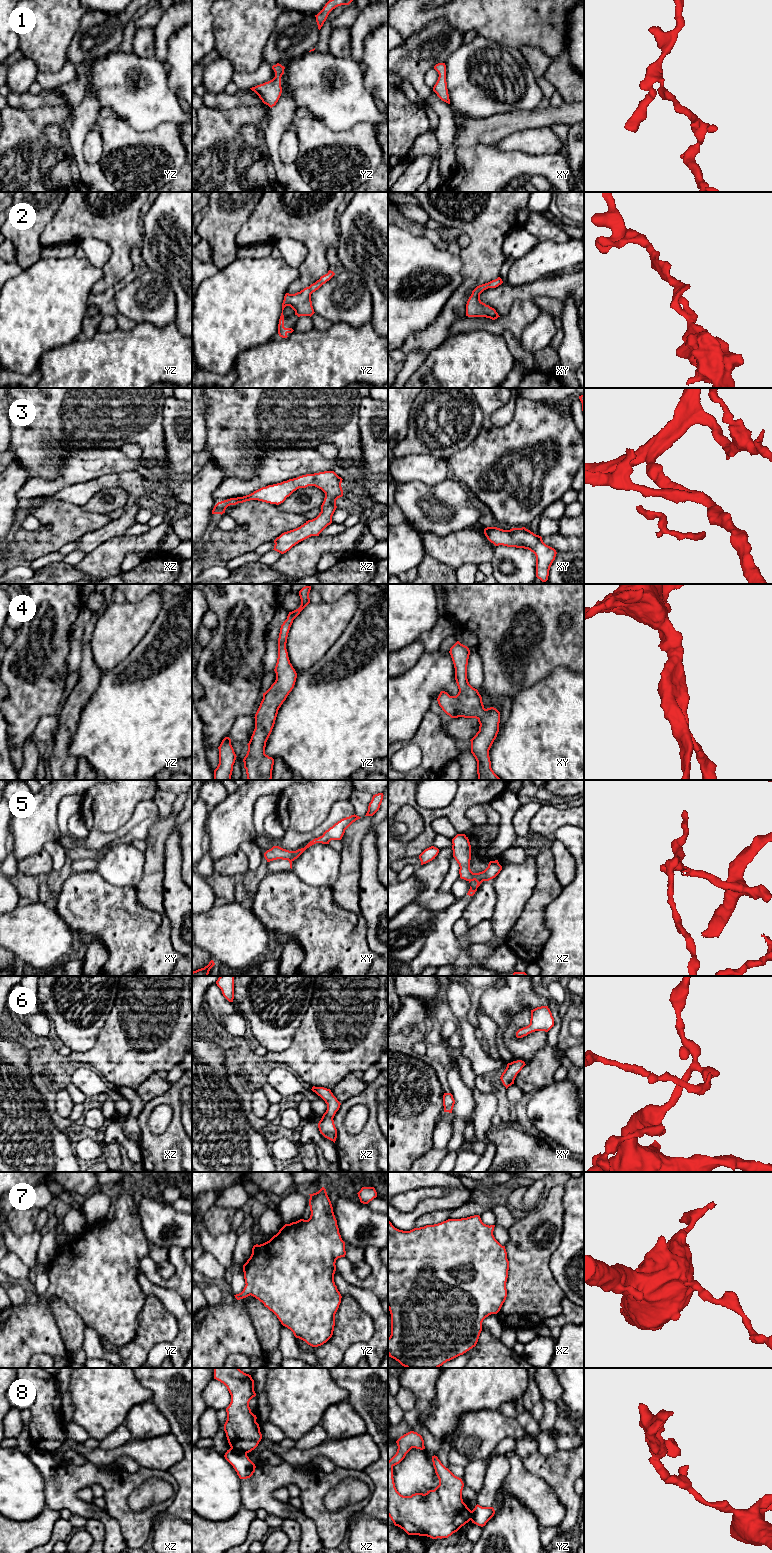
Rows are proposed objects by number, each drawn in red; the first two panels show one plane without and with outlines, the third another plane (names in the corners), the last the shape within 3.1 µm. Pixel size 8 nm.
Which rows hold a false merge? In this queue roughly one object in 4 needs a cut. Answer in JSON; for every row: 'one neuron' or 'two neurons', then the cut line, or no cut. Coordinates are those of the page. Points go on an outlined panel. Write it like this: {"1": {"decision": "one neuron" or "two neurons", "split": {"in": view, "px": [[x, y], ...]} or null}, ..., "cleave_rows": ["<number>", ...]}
{"1": {"decision": "one neuron", "split": null}, "2": {"decision": "one neuron", "split": null}, "3": {"decision": "one neuron", "split": null}, "4": {"decision": "one neuron", "split": null}, "5": {"decision": "two neurons", "split": {"in": "xz", "px": [[475, 879], [483, 880]]}}, "6": {"decision": "one neuron", "split": null}, "7": {"decision": "one neuron", "split": null}, "8": {"decision": "two neurons", "split": {"in": "xz", "px": [[231, 1447], [246, 1453]]}}, "cleave_rows": ["5", "8"]}

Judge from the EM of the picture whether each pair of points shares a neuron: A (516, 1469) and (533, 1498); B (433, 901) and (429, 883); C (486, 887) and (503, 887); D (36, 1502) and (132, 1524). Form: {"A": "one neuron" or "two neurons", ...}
{"A": "one neuron", "B": "one neuron", "C": "two neurons", "D": "two neurons"}

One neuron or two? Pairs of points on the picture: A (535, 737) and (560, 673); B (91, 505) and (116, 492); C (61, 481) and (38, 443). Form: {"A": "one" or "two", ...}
{"A": "one", "B": "one", "C": "two"}

